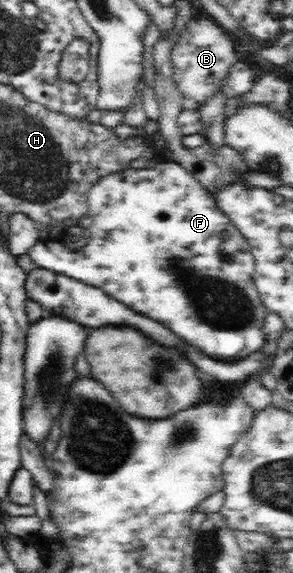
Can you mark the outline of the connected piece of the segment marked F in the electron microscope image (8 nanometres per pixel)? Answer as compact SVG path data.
M163 161L157 163L155 169L125 169L120 173L103 177L93 188L89 190L87 213L92 218L91 237L87 244L73 251L66 250L58 240L43 240L37 243L28 253L32 260L43 268L58 274L63 274L71 279L83 282L87 285L99 288L106 294L127 305L137 313L143 313L155 321L161 321L165 327L172 329L177 335L185 337L187 341L198 345L211 357L219 359L237 359L241 355L247 355L255 349L261 349L265 345L267 337L263 333L265 307L260 300L258 290L254 282L255 260L251 254L249 242L235 227L229 216L219 209L216 199L184 166L175 161Z

